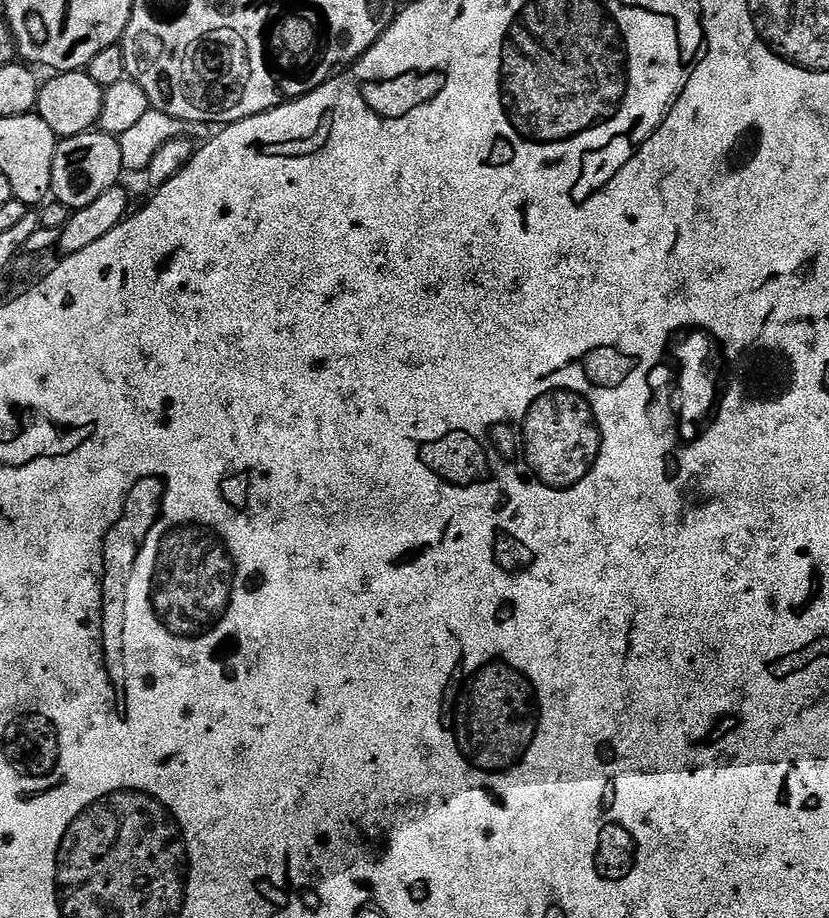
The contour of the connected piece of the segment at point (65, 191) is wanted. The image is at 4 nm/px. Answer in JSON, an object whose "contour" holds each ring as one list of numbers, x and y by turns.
{"contour":[[99,130,63,137,57,143,52,171,52,196,71,210,90,206,94,198,121,183,120,172,125,171,119,139]]}

